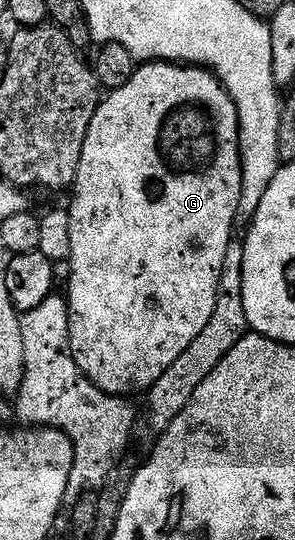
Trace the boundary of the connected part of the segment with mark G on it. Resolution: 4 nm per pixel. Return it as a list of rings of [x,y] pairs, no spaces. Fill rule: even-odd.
[[[146,62],[141,66],[135,67],[132,78],[124,86],[113,89],[109,93],[110,96],[101,101],[94,115],[94,121],[88,126],[88,134],[84,138],[84,150],[80,154],[80,166],[76,170],[76,178],[72,185],[72,193],[74,197],[68,203],[68,211],[70,214],[70,229],[72,230],[72,250],[70,251],[70,265],[72,266],[72,278],[68,285],[68,303],[70,305],[70,349],[72,350],[72,358],[76,358],[76,366],[80,366],[83,374],[89,378],[100,390],[104,390],[113,396],[121,396],[123,398],[133,397],[133,392],[139,394],[145,393],[160,378],[160,374],[164,374],[164,370],[168,370],[168,366],[172,366],[172,362],[176,362],[176,358],[180,358],[180,354],[184,354],[184,350],[188,350],[188,346],[192,346],[192,342],[196,342],[196,338],[200,334],[200,330],[204,330],[204,326],[208,326],[208,318],[212,318],[212,310],[216,310],[216,294],[220,286],[220,274],[224,270],[224,254],[228,254],[228,246],[230,241],[235,239],[236,225],[234,219],[238,213],[240,206],[240,198],[242,197],[242,151],[238,143],[240,142],[240,118],[236,114],[236,102],[232,102],[232,98],[228,94],[226,87],[218,81],[218,77],[208,68],[201,66],[187,66],[177,62]]]

